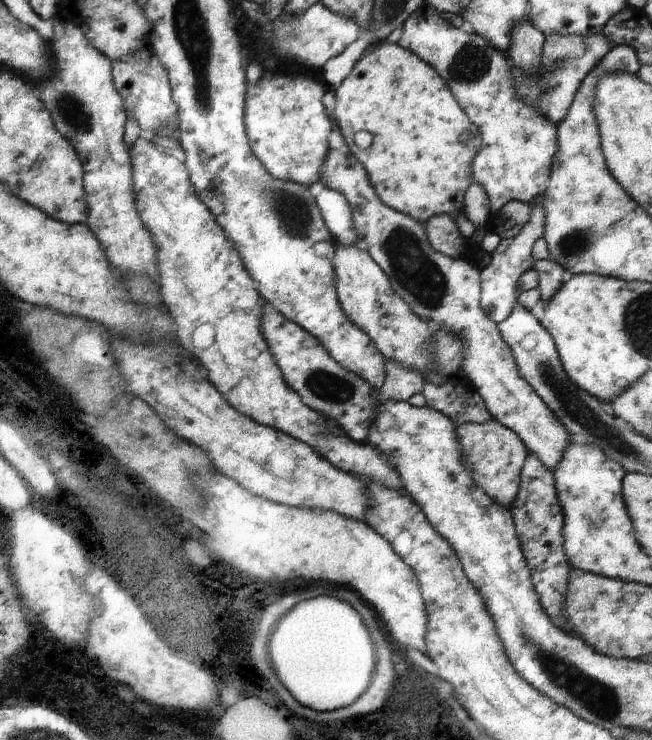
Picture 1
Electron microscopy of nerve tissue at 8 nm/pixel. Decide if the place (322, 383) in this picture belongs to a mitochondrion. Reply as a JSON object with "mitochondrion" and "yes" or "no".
{"mitochondrion":"yes"}

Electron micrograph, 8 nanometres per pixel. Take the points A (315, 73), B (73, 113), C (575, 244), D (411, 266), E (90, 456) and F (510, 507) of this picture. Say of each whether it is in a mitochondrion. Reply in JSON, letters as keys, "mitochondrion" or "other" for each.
{"A":"other","B":"mitochondrion","C":"mitochondrion","D":"mitochondrion","E":"other","F":"other"}

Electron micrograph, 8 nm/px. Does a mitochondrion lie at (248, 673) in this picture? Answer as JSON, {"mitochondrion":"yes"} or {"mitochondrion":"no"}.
{"mitochondrion":"no"}

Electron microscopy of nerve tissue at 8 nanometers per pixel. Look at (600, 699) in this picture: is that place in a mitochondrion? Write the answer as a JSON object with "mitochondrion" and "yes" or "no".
{"mitochondrion":"yes"}

